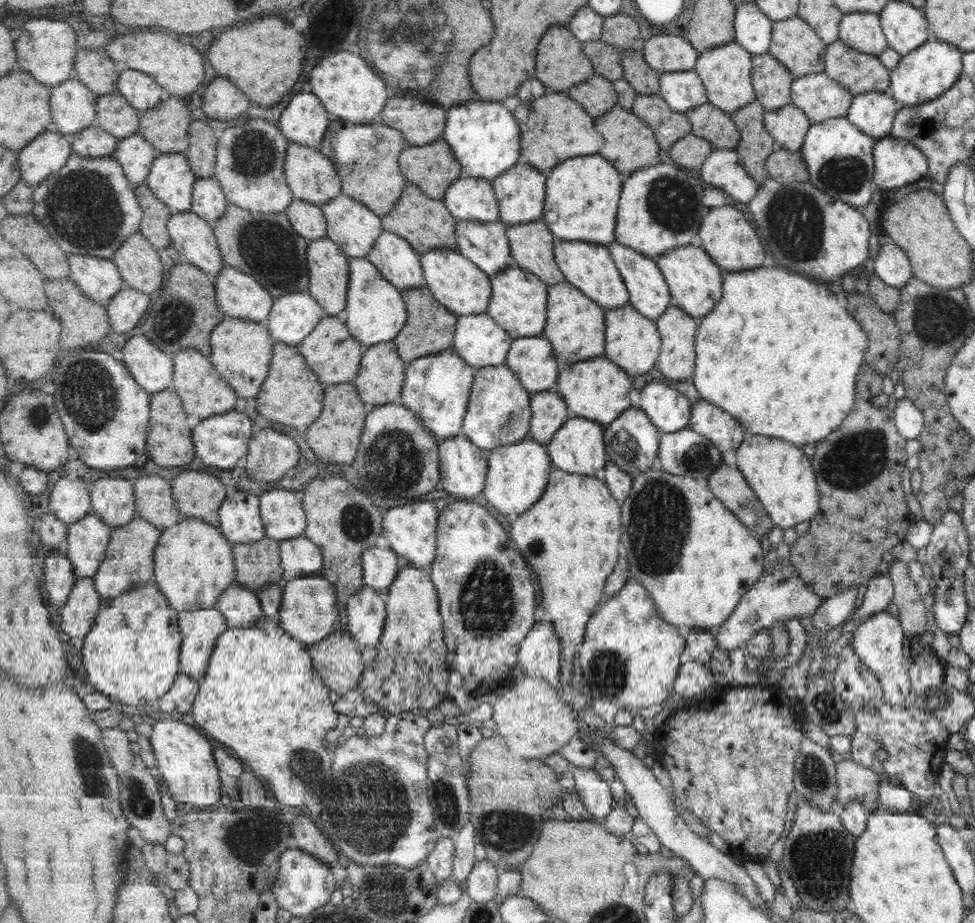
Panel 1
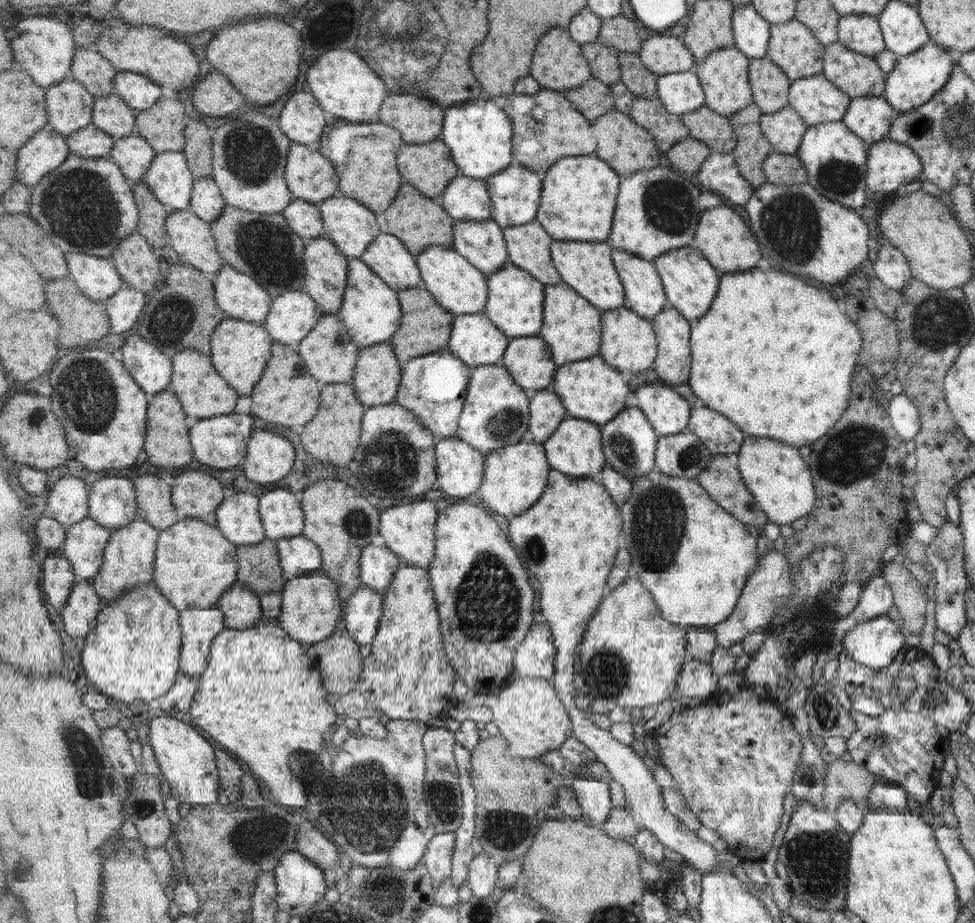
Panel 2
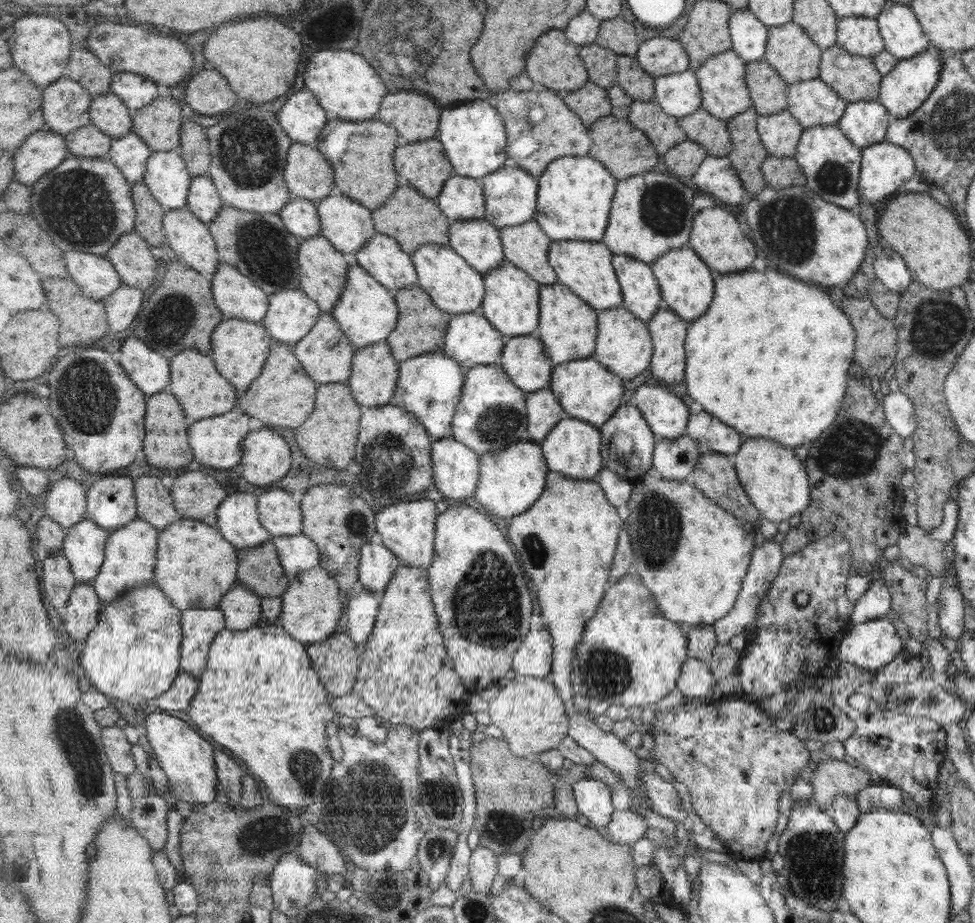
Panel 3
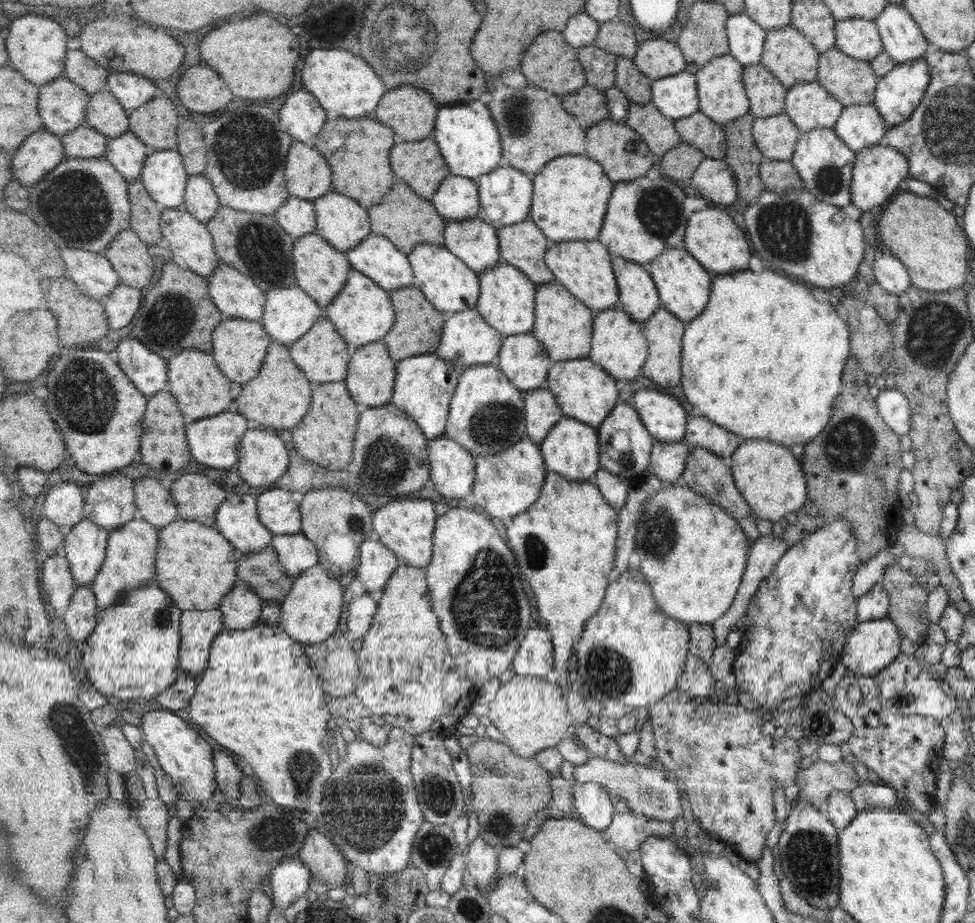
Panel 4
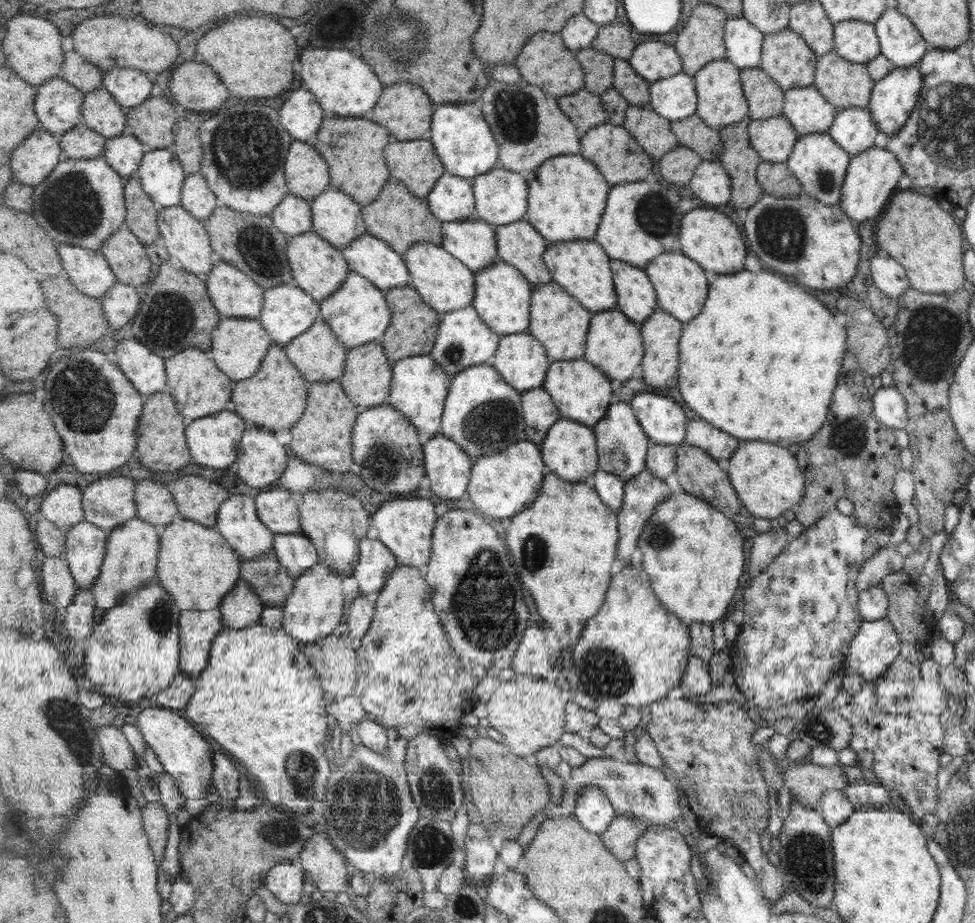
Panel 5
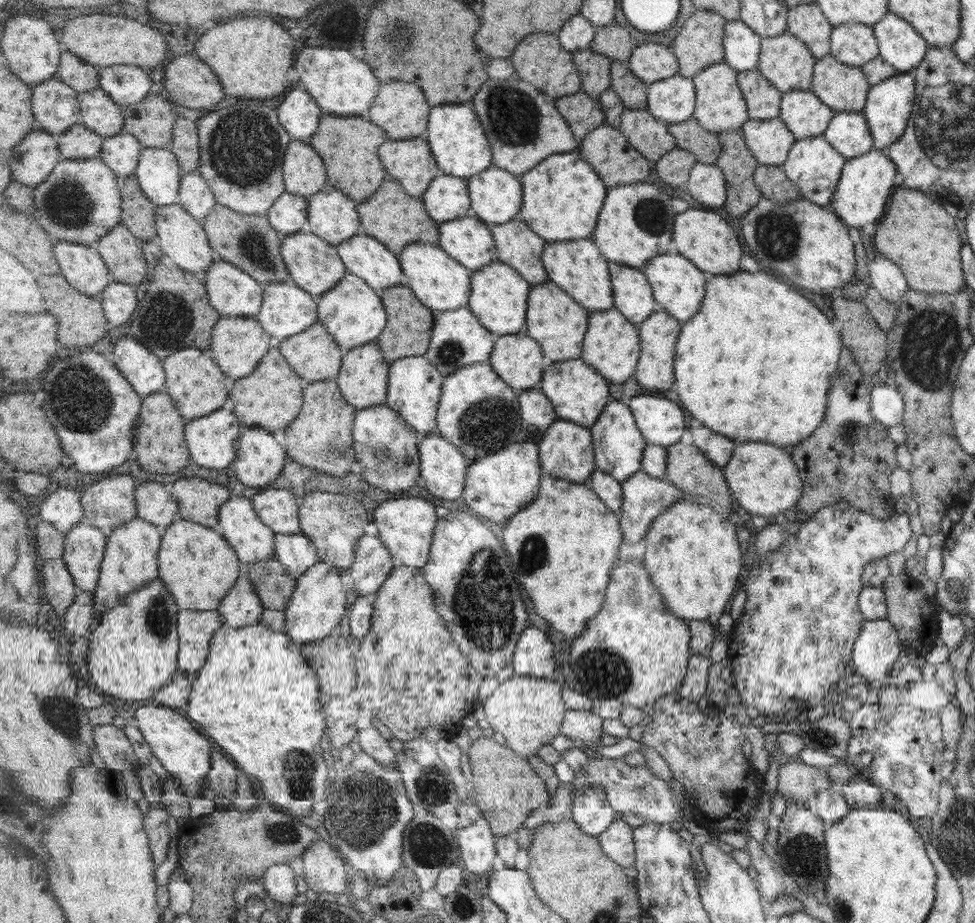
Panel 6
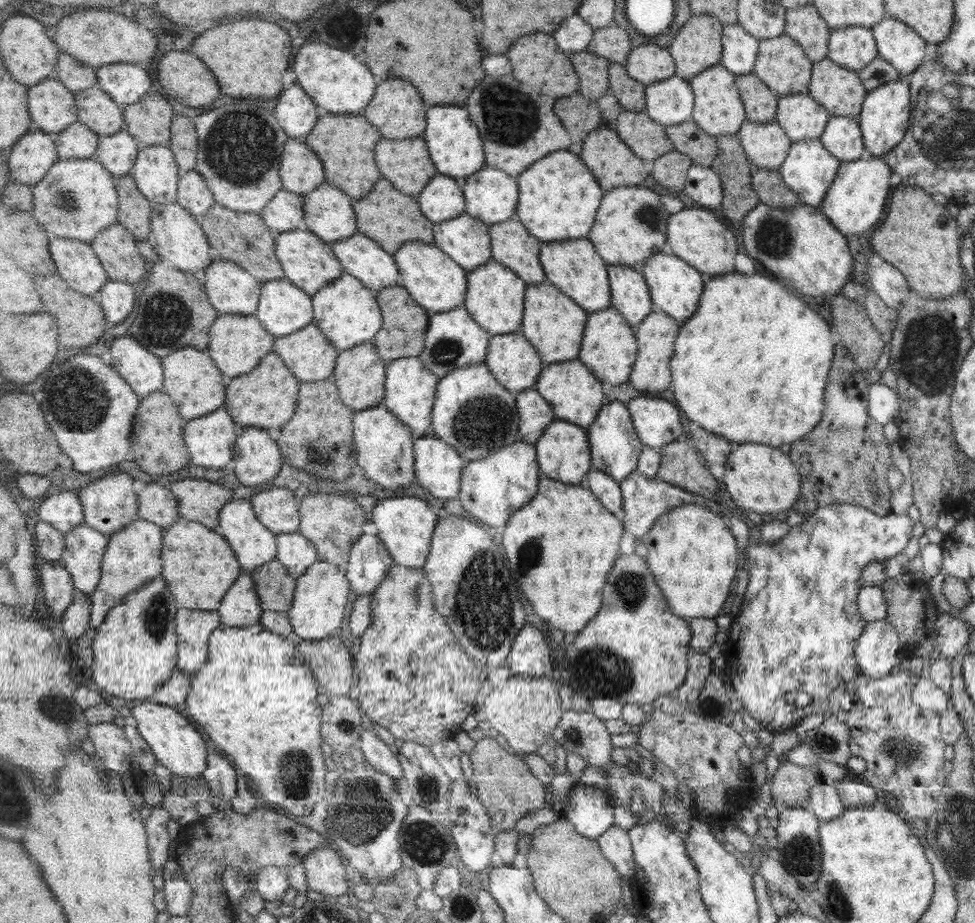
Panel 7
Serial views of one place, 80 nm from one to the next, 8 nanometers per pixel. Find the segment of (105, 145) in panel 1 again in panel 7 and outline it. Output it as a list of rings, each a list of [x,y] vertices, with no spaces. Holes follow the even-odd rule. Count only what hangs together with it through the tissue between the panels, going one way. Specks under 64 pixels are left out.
[[[77,122],[61,132],[54,133],[61,159],[91,159],[100,148],[102,135],[86,124]]]

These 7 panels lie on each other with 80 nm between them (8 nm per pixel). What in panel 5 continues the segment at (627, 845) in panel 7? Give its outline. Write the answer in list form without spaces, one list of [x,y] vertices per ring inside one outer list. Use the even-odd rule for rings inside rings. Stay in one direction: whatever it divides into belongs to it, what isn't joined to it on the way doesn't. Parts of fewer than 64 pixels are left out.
[[[619,814],[612,822],[611,826],[600,836],[603,838],[605,846],[621,859],[624,863],[636,856],[637,841],[640,836],[651,826],[658,825],[672,829],[674,823],[655,824],[644,821],[642,818],[636,819],[623,817]]]

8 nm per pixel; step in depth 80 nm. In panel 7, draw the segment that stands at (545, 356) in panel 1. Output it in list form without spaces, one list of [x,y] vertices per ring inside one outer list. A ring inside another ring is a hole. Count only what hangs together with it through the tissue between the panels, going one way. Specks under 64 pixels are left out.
[[[521,331],[494,335],[484,362],[503,386],[515,392],[533,388],[546,366],[539,351]]]

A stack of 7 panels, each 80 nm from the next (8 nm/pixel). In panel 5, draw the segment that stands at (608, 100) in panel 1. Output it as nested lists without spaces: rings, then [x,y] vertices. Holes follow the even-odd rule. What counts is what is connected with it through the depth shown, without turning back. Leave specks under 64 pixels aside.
[[[581,89],[572,95],[558,97],[560,107],[576,123],[581,138],[589,130],[607,122],[607,111],[600,95]]]

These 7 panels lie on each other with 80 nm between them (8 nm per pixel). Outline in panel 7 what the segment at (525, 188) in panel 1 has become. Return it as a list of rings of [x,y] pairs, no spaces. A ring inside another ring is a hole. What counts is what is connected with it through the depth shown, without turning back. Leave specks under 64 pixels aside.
[[[486,166],[479,173],[464,178],[462,185],[465,198],[467,198],[466,212],[469,215],[479,218],[489,226],[509,221],[515,217],[516,208],[520,202],[520,183],[513,175],[507,174],[504,170]]]

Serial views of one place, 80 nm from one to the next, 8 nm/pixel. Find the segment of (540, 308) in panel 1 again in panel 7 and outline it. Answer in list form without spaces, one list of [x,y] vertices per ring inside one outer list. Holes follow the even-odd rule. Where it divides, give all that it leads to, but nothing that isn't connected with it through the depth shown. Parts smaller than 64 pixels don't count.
[[[492,259],[487,265],[468,271],[468,296],[464,307],[493,335],[520,332],[524,324],[527,286],[515,270]]]

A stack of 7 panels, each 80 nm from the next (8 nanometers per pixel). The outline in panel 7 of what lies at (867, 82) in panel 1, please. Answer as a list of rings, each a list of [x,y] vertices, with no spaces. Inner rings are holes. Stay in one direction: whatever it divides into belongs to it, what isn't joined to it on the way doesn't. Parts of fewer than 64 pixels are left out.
[[[822,58],[820,62],[812,64],[811,80],[808,82],[808,92],[817,103],[820,103],[828,116],[847,116],[857,119],[866,95],[865,87],[861,84],[857,72],[849,71],[837,66],[829,58]]]

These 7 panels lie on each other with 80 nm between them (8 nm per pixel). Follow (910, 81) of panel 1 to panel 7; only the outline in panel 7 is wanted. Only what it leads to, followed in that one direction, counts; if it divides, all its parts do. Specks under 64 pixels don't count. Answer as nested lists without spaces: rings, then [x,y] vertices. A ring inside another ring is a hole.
[[[899,77],[866,93],[857,118],[866,155],[880,158],[903,138],[908,128],[912,102],[907,83]]]

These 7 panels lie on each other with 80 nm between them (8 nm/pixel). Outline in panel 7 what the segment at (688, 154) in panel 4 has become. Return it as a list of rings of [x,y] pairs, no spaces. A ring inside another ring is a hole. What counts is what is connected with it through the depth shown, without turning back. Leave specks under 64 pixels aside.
[[[673,150],[657,158],[650,164],[651,175],[656,181],[673,194],[683,193],[688,181],[688,170],[693,159],[679,150]]]

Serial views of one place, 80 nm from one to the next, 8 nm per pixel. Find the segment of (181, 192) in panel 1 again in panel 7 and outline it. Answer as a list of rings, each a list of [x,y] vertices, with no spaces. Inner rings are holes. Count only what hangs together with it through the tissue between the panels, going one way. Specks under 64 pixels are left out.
[[[142,145],[136,165],[130,172],[132,177],[136,179],[139,190],[154,204],[177,203],[181,173],[176,161],[176,155],[172,151],[172,148],[163,145]]]

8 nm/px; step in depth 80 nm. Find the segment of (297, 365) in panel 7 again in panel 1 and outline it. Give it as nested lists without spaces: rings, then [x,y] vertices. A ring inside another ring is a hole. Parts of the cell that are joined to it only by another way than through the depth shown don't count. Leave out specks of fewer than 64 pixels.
[[[328,314],[323,317],[317,328],[297,347],[326,386],[354,383],[360,374],[365,347],[352,335],[341,316]]]

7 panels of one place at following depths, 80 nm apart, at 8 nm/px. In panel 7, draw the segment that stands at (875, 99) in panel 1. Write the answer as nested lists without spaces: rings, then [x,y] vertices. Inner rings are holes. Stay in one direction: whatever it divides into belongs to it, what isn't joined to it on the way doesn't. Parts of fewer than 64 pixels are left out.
[[[829,116],[818,139],[839,161],[853,161],[866,155],[857,119]]]

